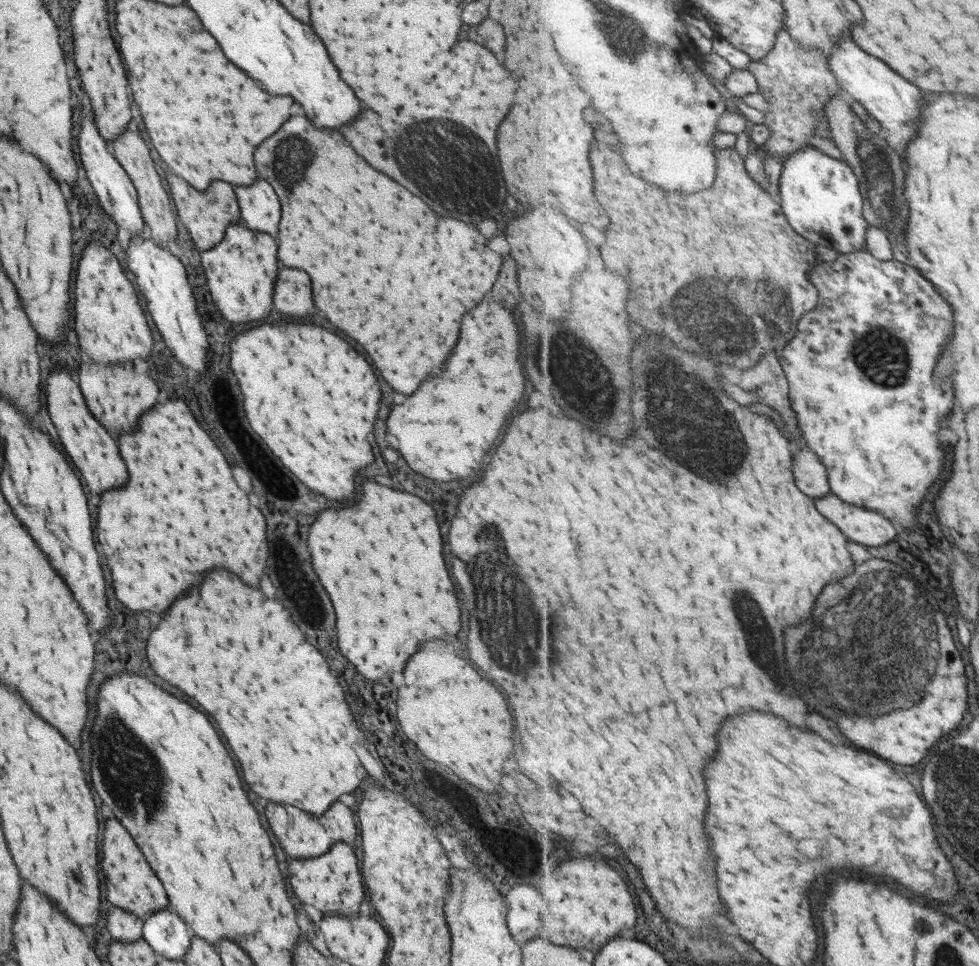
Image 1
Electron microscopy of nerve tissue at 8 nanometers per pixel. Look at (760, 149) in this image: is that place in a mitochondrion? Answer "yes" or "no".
no

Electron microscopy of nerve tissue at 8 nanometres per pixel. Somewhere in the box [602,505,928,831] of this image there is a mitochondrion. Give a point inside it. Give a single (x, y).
(763, 637)

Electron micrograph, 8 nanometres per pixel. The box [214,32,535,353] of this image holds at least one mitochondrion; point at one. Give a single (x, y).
(418, 151)

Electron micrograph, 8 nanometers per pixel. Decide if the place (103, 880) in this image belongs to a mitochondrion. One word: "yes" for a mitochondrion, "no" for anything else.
no

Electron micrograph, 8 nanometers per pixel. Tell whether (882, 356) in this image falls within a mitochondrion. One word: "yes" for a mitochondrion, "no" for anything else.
yes

